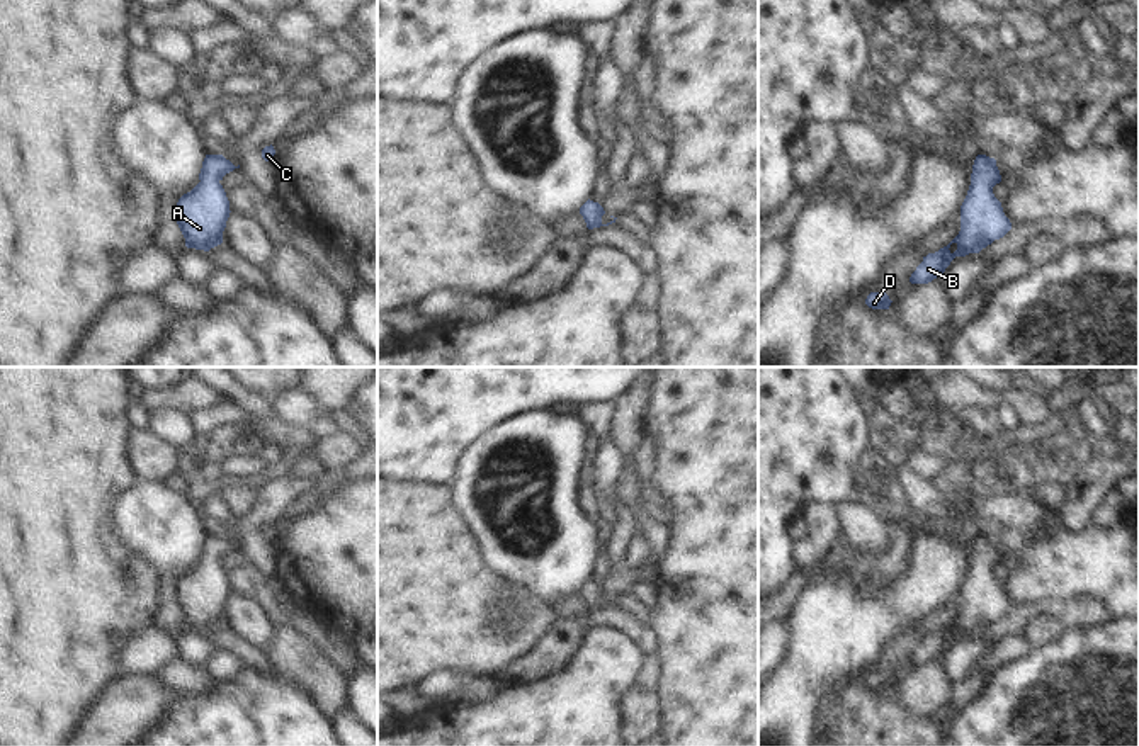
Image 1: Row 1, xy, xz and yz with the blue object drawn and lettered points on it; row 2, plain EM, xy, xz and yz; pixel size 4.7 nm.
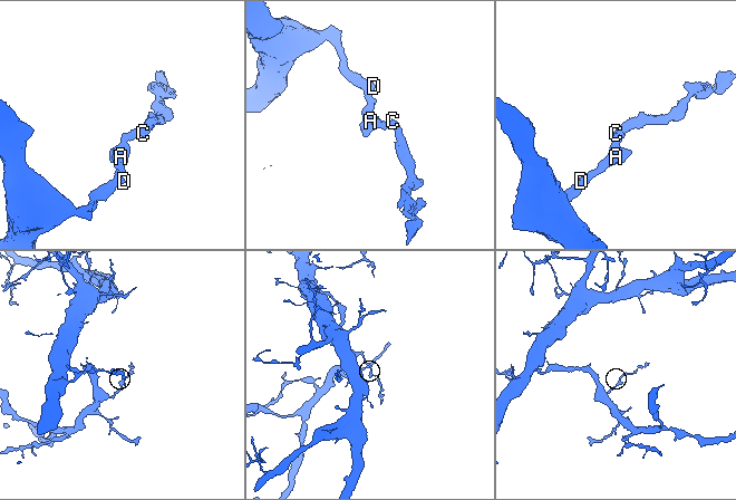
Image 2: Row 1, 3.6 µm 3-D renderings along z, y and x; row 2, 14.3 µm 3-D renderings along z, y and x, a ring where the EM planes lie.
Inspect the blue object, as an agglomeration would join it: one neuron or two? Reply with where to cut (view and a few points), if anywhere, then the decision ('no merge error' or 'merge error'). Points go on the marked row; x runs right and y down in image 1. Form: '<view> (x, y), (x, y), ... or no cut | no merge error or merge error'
no cut | no merge error

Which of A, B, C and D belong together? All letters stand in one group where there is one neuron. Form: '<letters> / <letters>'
A B C D

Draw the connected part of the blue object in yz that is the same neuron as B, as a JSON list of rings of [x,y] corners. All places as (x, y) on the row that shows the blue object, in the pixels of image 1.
[[[978,155],[972,165],[971,185],[960,206],[959,235],[947,246],[923,257],[923,262],[910,277],[911,284],[928,284],[942,277],[955,257],[979,253],[1012,229],[1001,202],[993,194],[993,187],[1000,182],[996,160]]]

